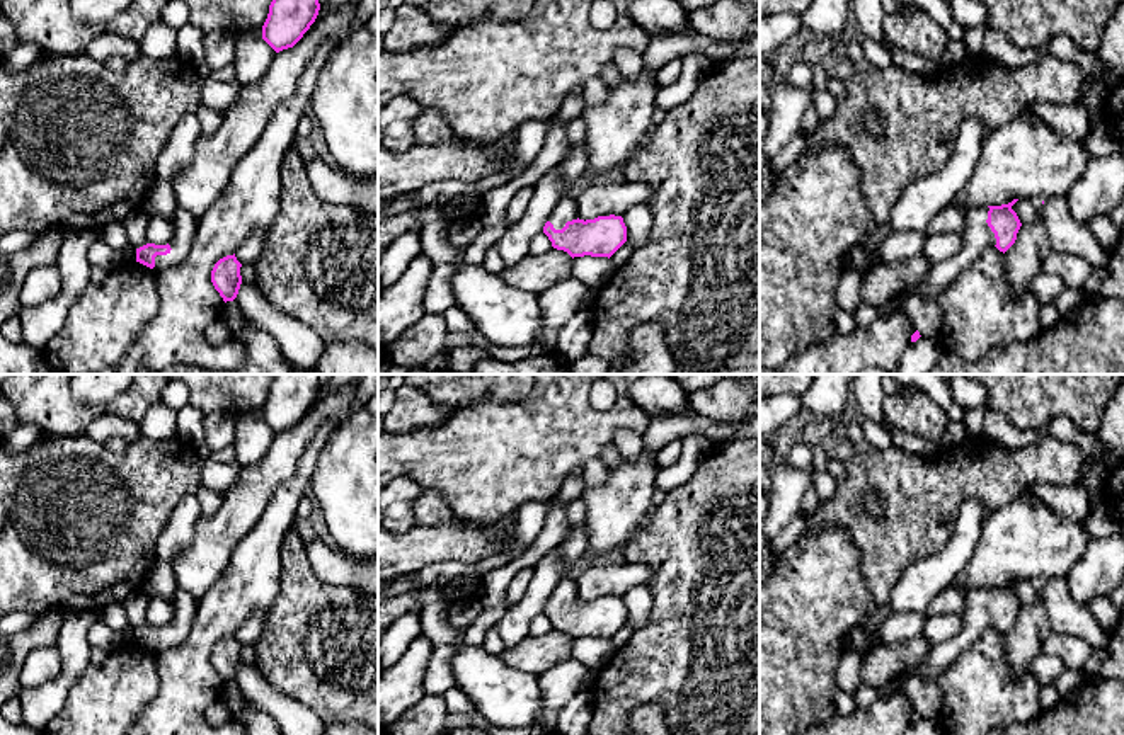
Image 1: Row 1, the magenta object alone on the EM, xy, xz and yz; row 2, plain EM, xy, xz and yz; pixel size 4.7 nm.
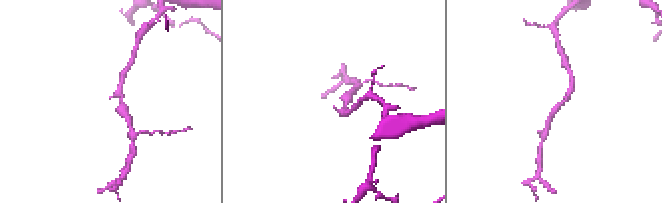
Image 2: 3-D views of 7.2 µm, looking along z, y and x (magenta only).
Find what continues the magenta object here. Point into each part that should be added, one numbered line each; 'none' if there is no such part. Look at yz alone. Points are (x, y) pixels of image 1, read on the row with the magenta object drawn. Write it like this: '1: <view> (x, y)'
1: yz (978, 235)

